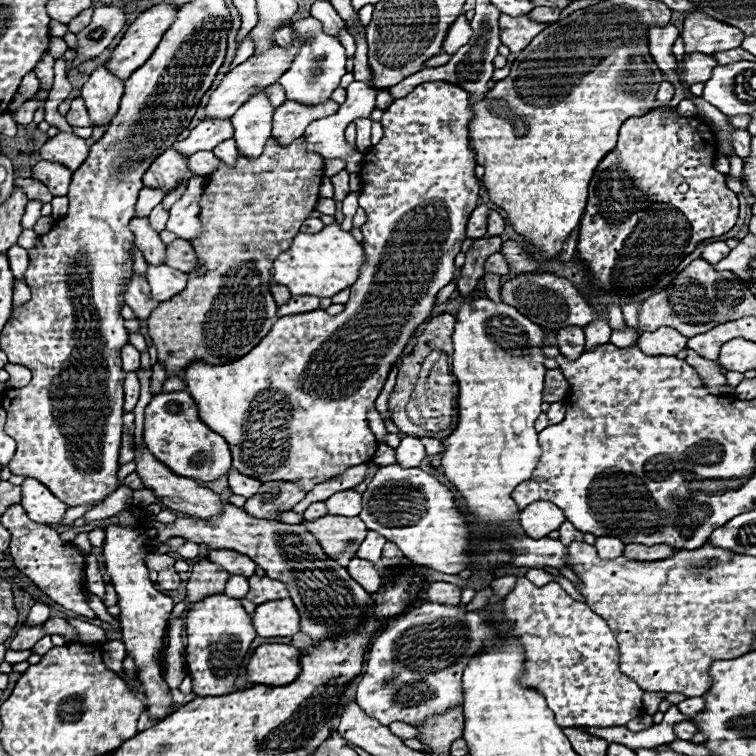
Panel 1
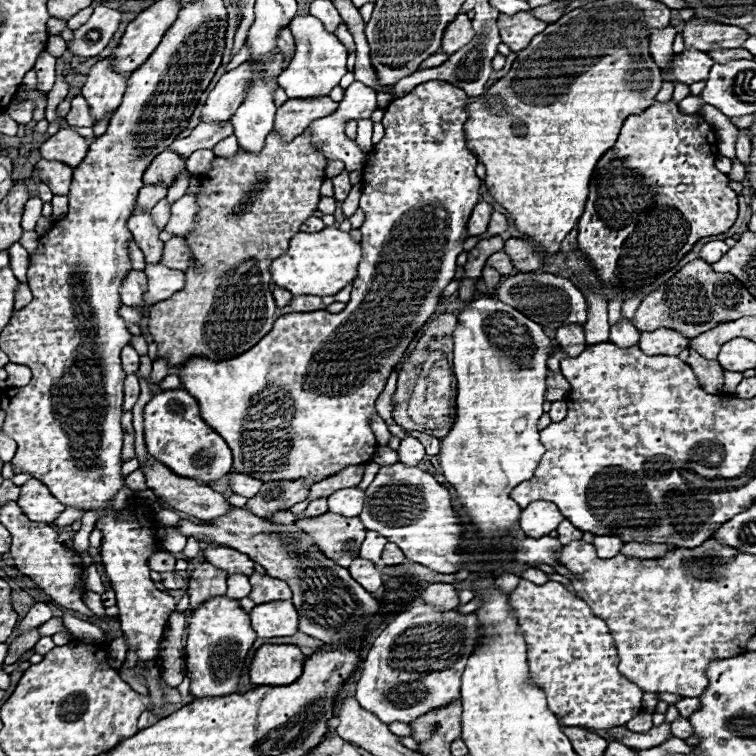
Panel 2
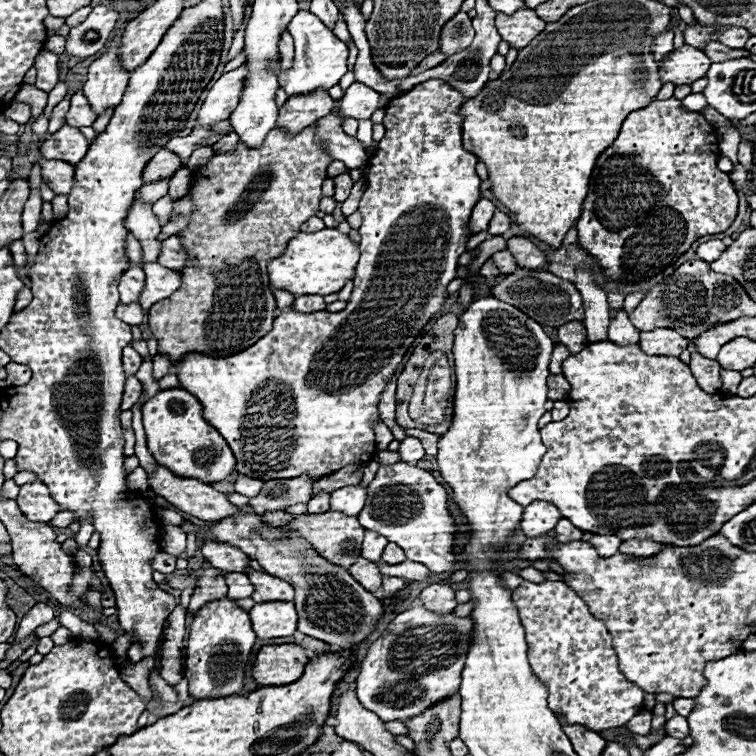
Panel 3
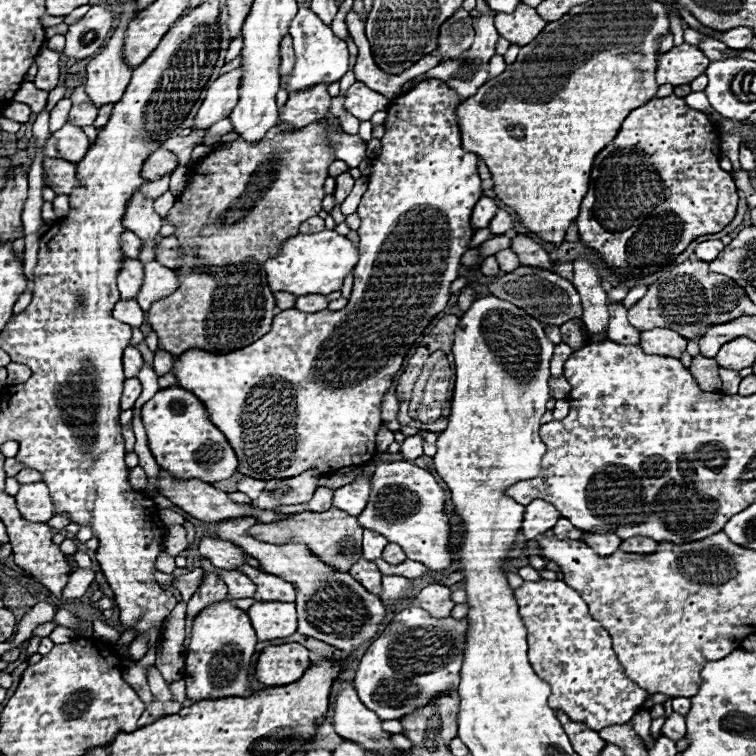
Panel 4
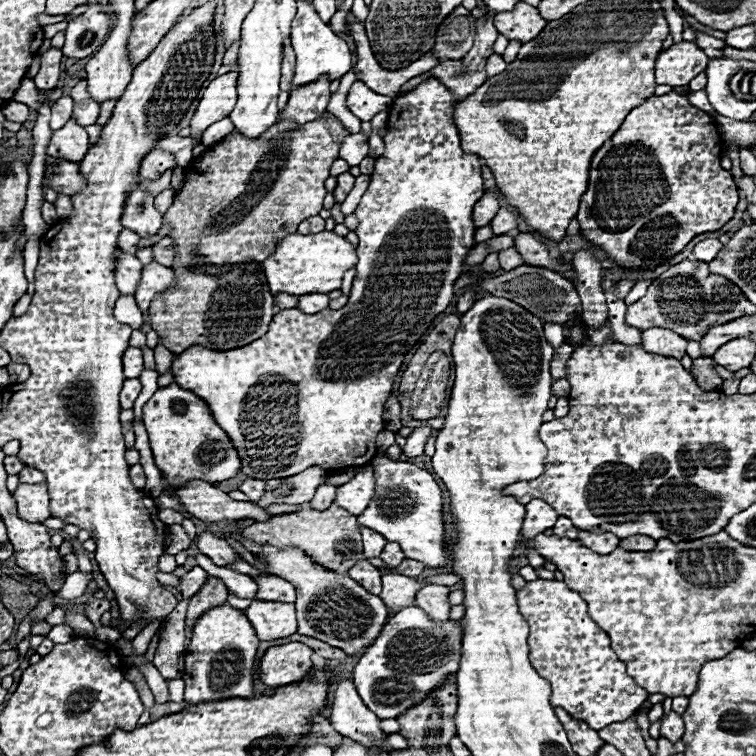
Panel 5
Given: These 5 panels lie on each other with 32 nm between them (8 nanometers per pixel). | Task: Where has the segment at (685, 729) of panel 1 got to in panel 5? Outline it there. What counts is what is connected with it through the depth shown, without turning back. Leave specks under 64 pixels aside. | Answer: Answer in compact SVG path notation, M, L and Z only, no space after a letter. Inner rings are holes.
M670 712L662 718L662 728L660 728L660 734L672 742L678 742L682 736L684 736L684 720L680 714L676 712Z

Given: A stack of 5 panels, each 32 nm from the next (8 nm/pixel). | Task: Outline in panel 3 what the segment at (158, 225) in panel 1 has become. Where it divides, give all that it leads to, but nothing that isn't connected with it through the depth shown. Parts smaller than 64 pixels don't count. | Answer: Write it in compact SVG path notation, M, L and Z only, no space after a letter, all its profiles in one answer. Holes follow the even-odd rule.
M164 196L164 198L160 198L154 206L152 206L152 212L156 214L156 218L158 218L158 222L160 222L160 226L164 226L168 220L170 220L170 214L172 214L172 200L170 200L170 196Z

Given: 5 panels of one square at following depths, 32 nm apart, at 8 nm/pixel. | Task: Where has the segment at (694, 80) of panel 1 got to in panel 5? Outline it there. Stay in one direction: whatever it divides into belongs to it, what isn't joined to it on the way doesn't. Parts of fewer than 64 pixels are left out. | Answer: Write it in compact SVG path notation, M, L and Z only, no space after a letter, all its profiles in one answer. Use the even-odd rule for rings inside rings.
M680 42L660 52L656 60L656 84L686 86L692 78L706 70L710 58L690 42Z

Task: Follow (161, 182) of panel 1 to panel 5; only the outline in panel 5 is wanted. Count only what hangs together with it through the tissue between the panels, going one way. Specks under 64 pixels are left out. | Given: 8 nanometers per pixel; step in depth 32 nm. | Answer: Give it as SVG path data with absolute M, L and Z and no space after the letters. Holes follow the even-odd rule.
M152 150L140 166L140 176L146 180L158 180L166 170L176 168L176 160L174 154L166 152L166 150Z

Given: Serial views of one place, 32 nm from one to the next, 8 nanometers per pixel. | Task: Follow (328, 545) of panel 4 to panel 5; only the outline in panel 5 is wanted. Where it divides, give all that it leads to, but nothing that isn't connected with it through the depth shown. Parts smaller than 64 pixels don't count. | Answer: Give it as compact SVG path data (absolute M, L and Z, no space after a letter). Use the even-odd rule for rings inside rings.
M332 504L328 510L322 512L302 508L292 514L278 514L268 522L254 522L250 528L244 530L244 534L258 544L274 544L278 548L300 546L318 564L338 574L346 574L358 560L362 560L362 534L356 516L348 514L336 504Z

